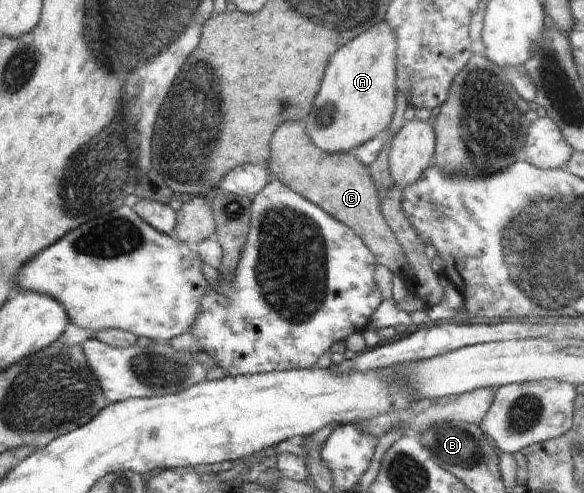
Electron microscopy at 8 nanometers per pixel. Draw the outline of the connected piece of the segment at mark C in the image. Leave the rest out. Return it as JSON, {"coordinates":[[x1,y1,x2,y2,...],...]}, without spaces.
{"coordinates":[[298,121,282,123,274,133,270,147,268,169,271,175,351,227,374,254,376,265,382,264,400,277,400,270,406,265,407,259,394,232,382,217,379,191,368,167,360,163,350,150,321,151,310,141,306,129]]}

